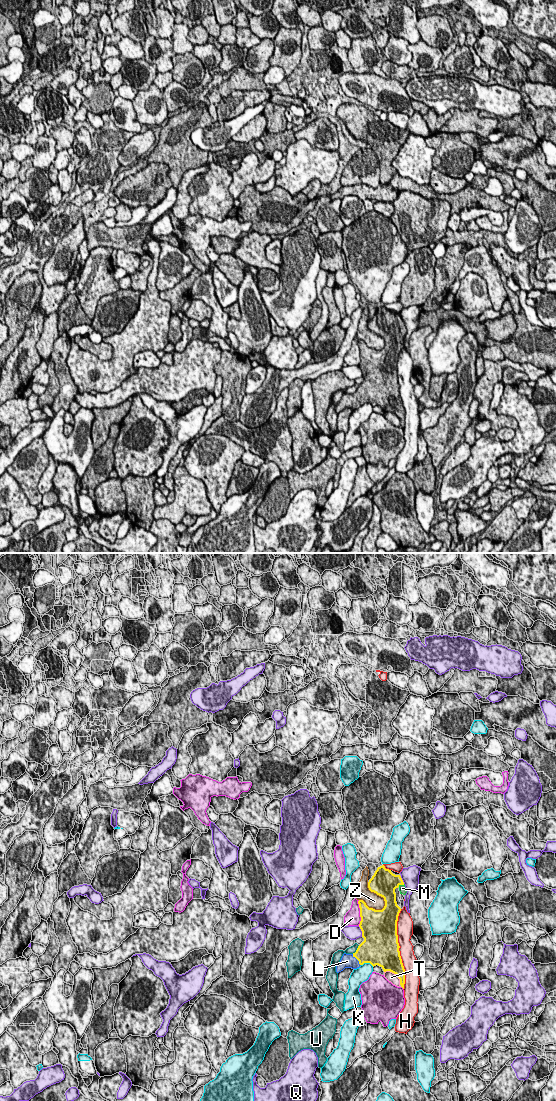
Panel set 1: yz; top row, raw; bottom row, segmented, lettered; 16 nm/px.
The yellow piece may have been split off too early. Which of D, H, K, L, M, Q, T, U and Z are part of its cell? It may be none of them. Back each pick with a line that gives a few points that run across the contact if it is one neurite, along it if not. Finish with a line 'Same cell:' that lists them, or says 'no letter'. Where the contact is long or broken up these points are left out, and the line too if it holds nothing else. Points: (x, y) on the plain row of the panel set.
L: Line: yz (370, 391), (357, 399), (347, 401)
M: Line: yz (386, 322), (401, 324), (402, 328)
Same cell: L, M

